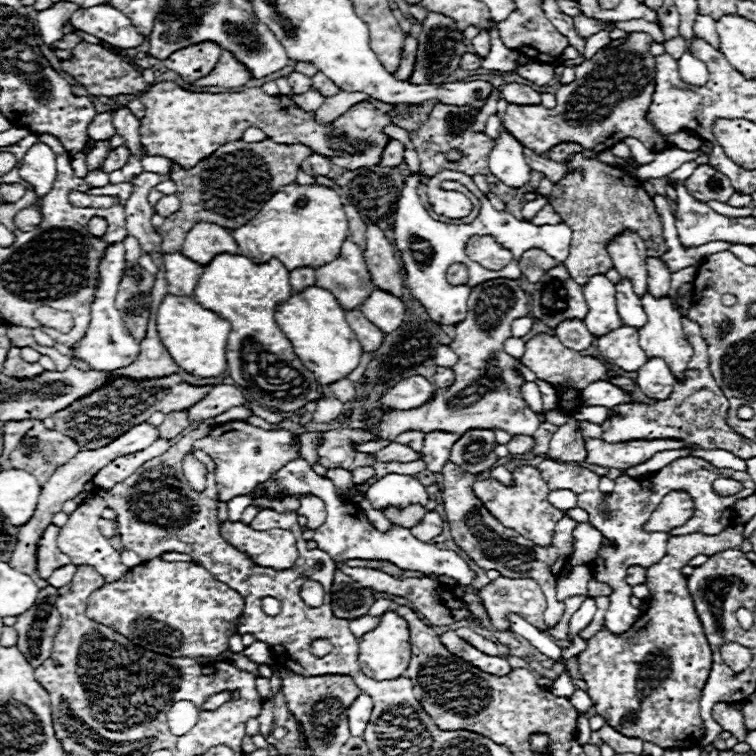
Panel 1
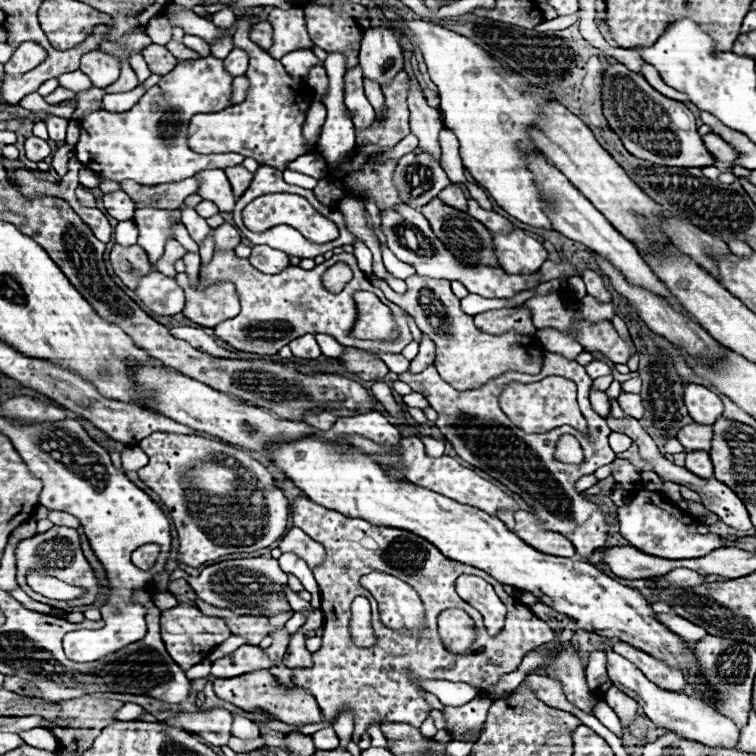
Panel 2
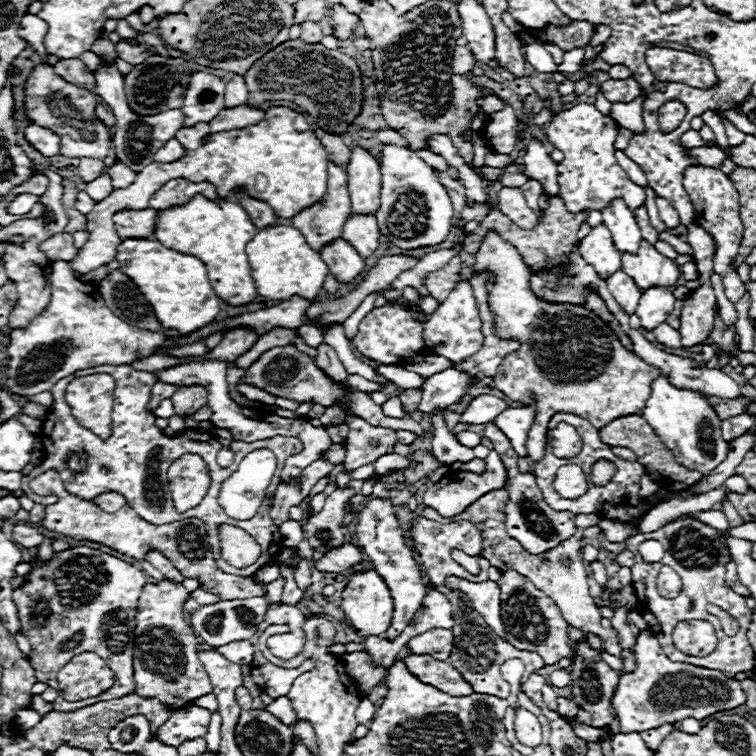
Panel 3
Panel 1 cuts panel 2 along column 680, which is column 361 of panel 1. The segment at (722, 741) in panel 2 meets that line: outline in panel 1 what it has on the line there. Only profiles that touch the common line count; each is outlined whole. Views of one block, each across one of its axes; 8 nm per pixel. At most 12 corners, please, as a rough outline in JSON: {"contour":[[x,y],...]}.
{"contour":[[360,694],[348,708],[352,736],[362,736],[370,722],[372,698]]}

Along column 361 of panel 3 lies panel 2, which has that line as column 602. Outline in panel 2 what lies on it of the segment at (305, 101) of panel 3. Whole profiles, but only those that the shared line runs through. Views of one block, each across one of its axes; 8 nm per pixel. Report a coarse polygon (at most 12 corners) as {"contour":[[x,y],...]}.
{"contour":[[624,64],[602,72],[602,112],[624,148],[662,166],[716,160],[686,104]]}

